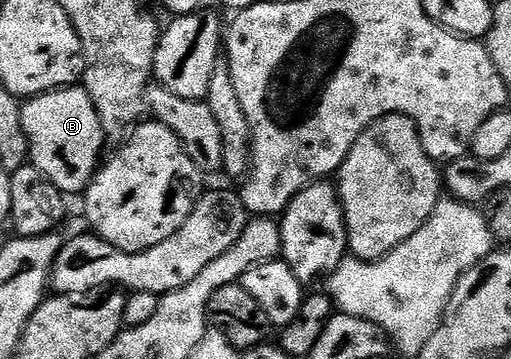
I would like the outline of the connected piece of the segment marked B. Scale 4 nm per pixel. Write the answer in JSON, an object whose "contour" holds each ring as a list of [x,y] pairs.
{"contour":[[[69,87],[67,89],[55,89],[52,93],[43,93],[37,97],[25,100],[22,105],[22,127],[24,128],[24,134],[28,140],[28,156],[31,164],[36,166],[36,170],[41,173],[44,178],[49,181],[54,187],[58,187],[61,193],[65,195],[83,194],[84,190],[88,188],[88,185],[92,181],[92,176],[95,175],[98,166],[101,164],[102,156],[100,157],[100,148],[103,147],[104,141],[106,142],[106,134],[102,123],[98,119],[98,111],[94,107],[94,103],[90,99],[90,95],[84,90],[83,87]]]}

